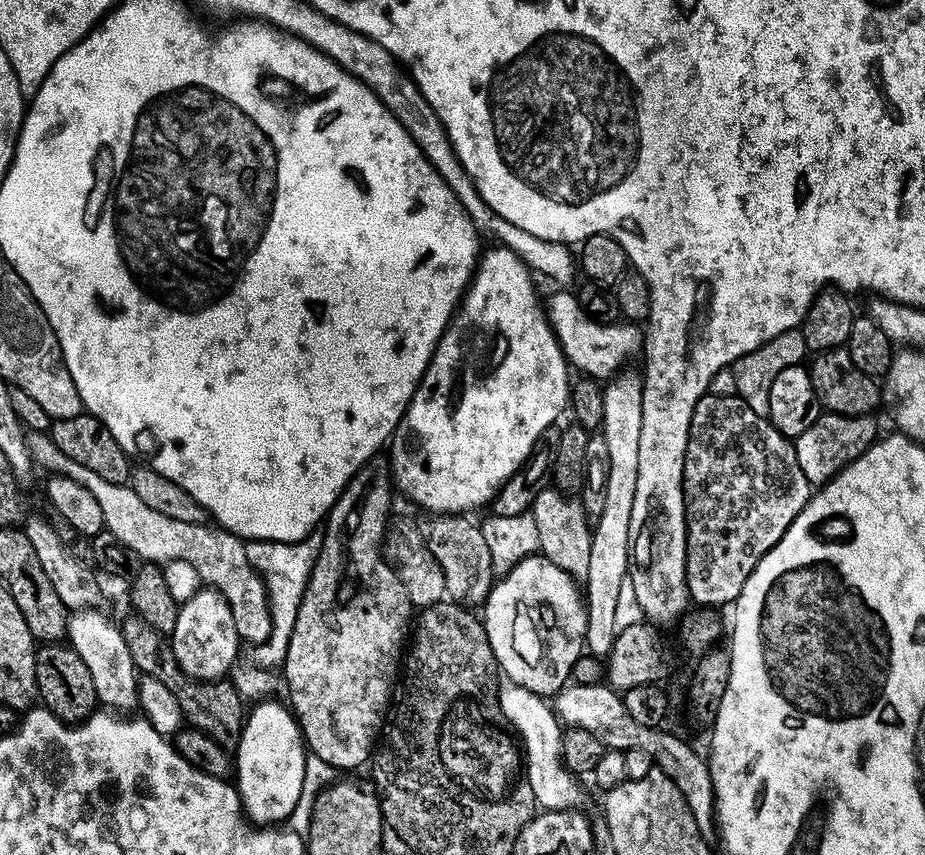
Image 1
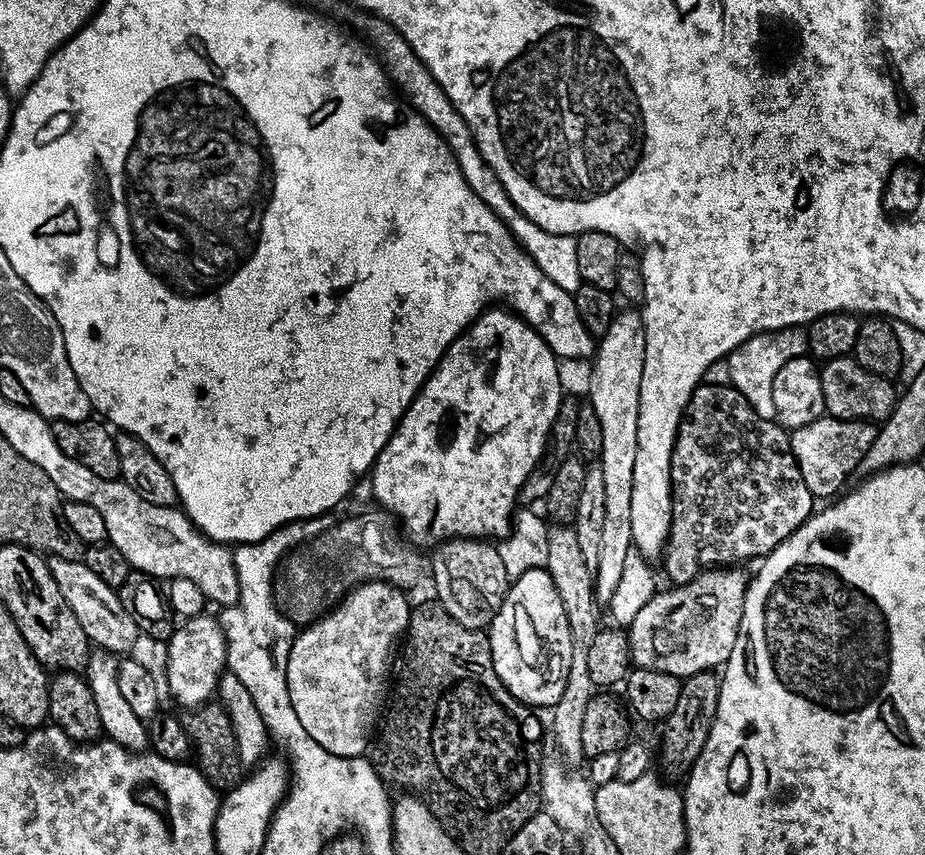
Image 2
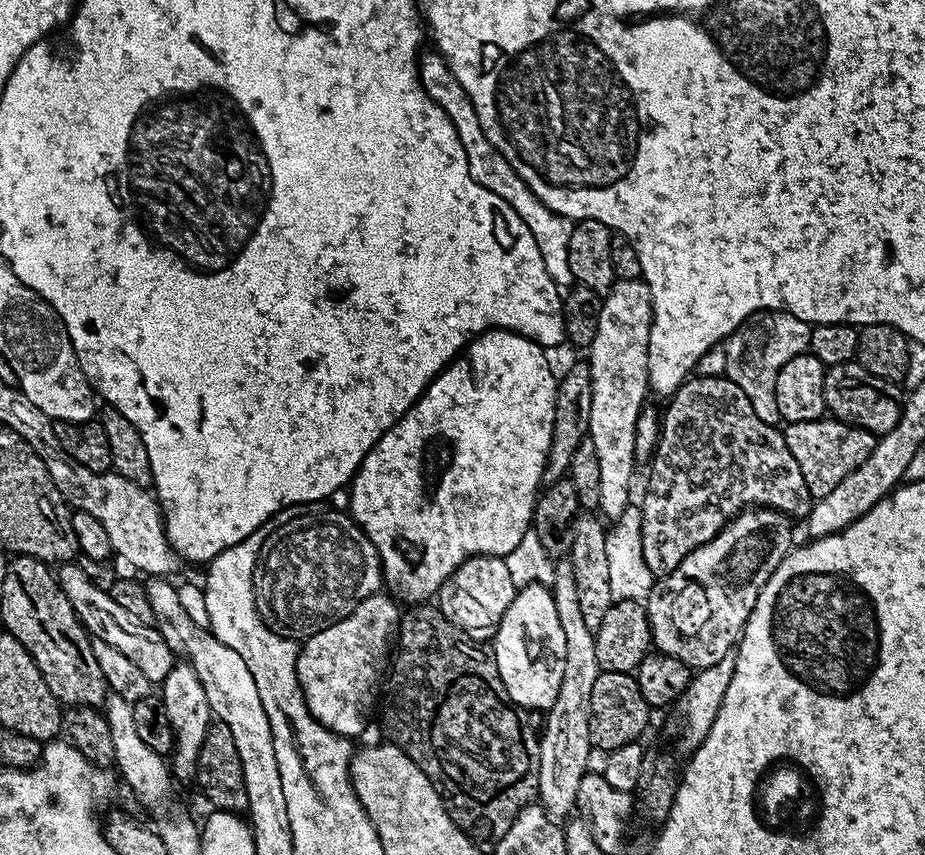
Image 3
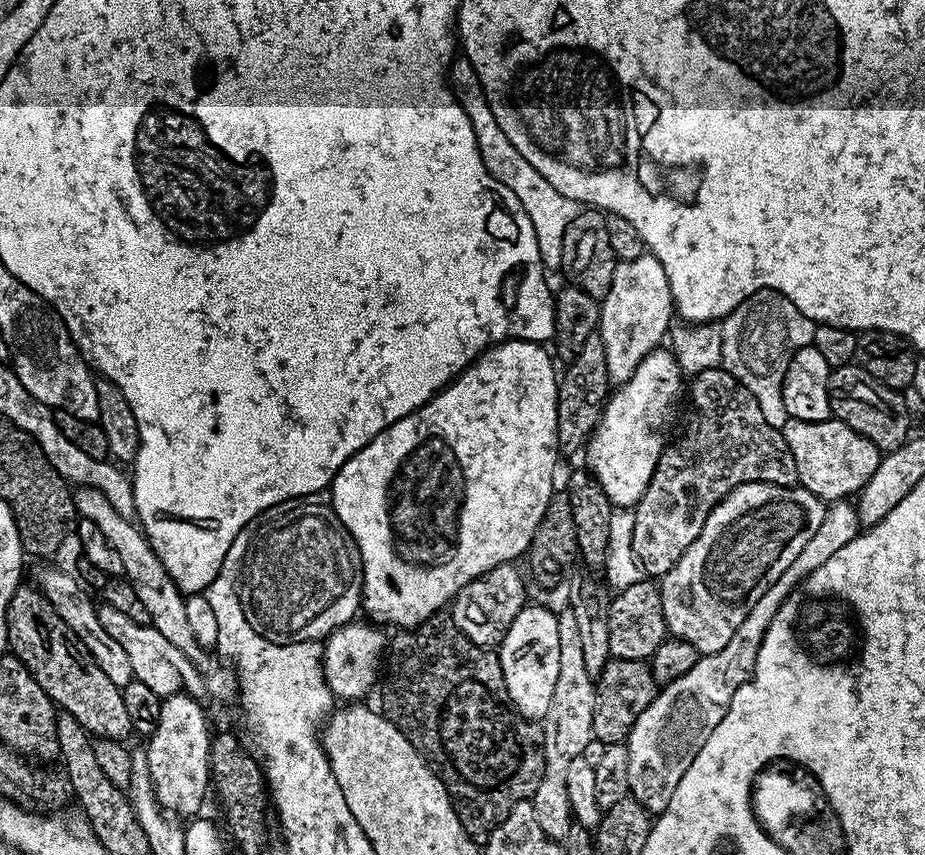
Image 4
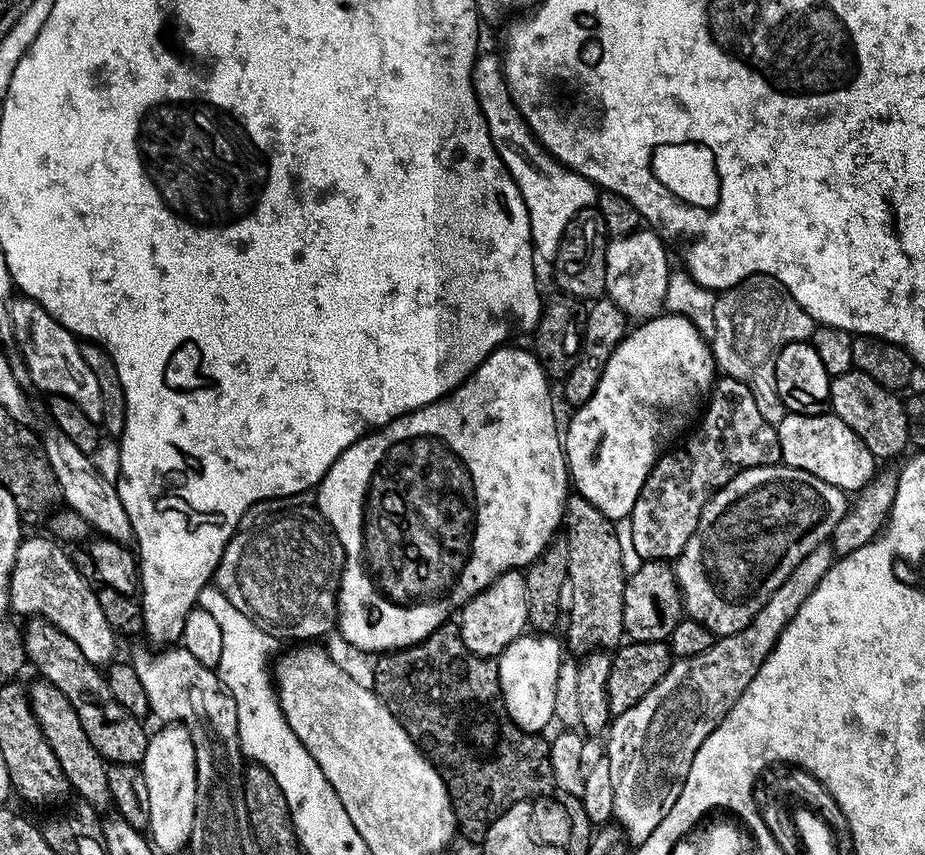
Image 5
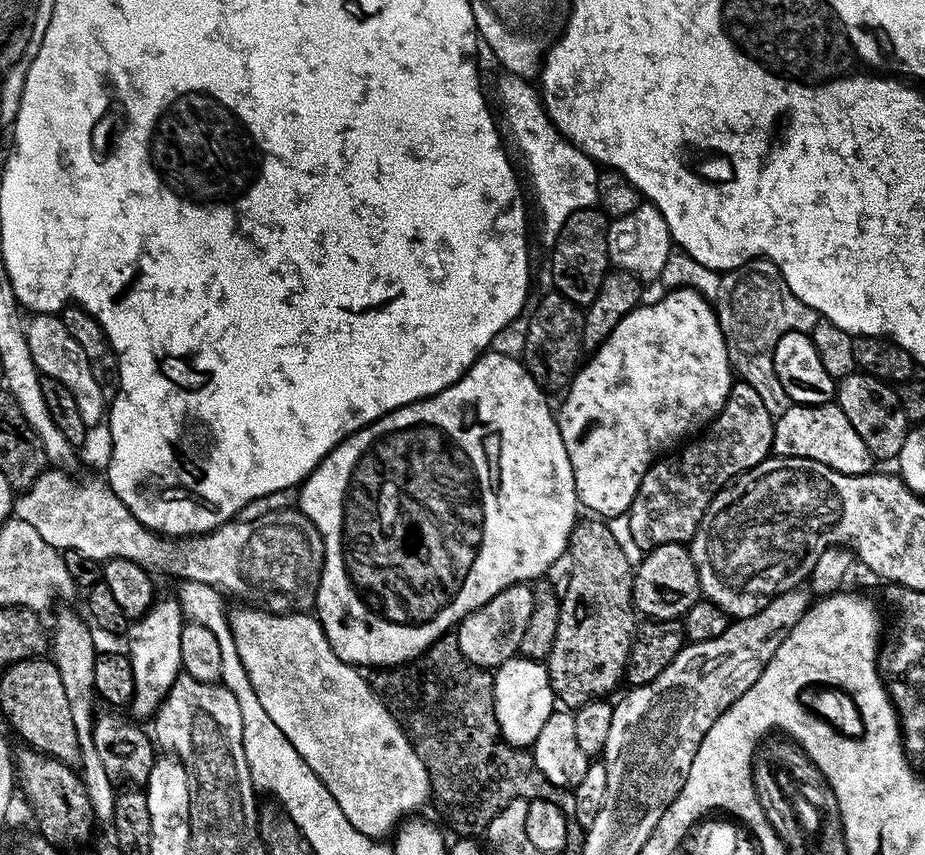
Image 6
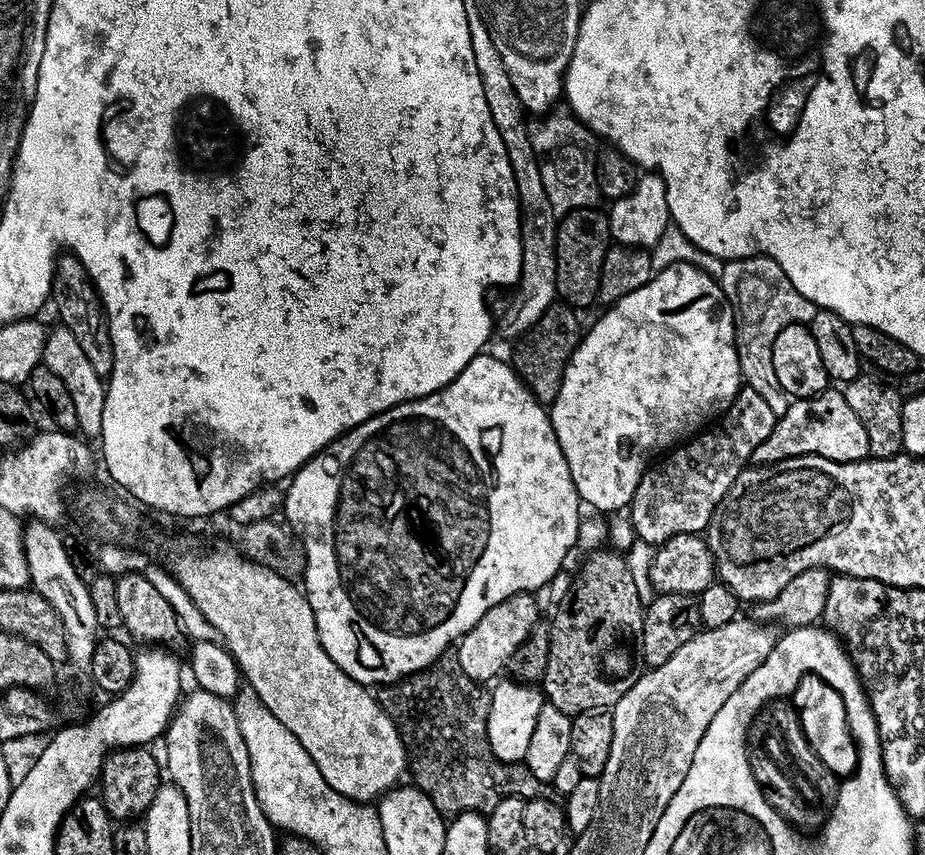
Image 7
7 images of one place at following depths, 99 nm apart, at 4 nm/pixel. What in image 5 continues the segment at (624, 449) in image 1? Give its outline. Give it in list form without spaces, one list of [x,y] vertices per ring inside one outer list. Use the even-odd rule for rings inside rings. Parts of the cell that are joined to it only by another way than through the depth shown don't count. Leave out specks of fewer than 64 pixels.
[[[637,230],[625,236],[613,236],[609,239],[604,290],[607,299],[613,300],[629,321],[643,322],[661,315],[670,273],[667,250],[669,251],[665,241],[651,230]]]

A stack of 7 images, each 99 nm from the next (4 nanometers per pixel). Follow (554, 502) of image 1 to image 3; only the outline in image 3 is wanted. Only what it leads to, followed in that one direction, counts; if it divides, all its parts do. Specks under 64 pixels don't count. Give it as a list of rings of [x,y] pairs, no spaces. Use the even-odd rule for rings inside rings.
[[[560,558],[555,561],[556,573],[554,574],[552,597],[554,606],[558,606],[558,622],[562,622],[562,634],[566,634],[566,670],[562,670],[562,686],[558,686],[558,698],[554,706],[547,709],[548,721],[543,721],[542,735],[540,737],[540,777],[538,790],[540,791],[538,803],[544,807],[544,812],[551,820],[564,822],[573,815],[578,798],[578,786],[582,782],[585,772],[589,771],[588,755],[594,752],[590,742],[590,693],[594,691],[594,678],[598,678],[600,668],[595,653],[594,629],[586,626],[582,618],[582,609],[578,603],[578,589],[574,586],[574,570],[572,561]]]

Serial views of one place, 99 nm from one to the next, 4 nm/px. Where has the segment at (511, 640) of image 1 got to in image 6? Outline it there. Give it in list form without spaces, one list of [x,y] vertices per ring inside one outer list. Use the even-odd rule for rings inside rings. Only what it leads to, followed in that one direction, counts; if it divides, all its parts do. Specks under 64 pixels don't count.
[[[515,655],[494,672],[494,710],[498,718],[500,734],[504,741],[516,748],[528,748],[538,738],[546,718],[557,707],[556,695],[552,693],[547,667],[539,660],[527,660]]]

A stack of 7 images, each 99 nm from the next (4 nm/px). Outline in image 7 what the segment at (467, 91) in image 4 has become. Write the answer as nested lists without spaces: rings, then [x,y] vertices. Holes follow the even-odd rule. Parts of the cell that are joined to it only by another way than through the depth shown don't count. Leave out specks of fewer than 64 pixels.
[[[553,110],[543,118],[533,119],[529,123],[528,133],[540,160],[542,186],[546,186],[550,206],[558,214],[567,214],[579,208],[591,208],[601,199],[596,181],[598,144],[592,131],[577,116],[568,110],[560,111]]]

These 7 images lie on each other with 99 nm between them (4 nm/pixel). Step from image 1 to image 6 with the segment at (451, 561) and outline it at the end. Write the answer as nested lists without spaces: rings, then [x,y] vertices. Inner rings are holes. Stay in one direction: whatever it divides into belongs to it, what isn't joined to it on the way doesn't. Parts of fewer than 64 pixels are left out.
[[[531,583],[515,584],[502,590],[502,594],[494,594],[490,602],[466,614],[466,618],[456,625],[454,634],[458,638],[458,646],[462,654],[479,668],[489,670],[499,668],[519,653],[522,646],[522,634],[530,622],[530,614],[533,611],[534,594]]]

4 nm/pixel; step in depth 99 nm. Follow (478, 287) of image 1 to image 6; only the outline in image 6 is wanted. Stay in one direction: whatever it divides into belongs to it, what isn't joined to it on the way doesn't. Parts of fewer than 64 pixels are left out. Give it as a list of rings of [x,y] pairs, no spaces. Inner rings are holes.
[[[489,350],[485,352],[483,356],[477,358],[469,366],[467,372],[459,380],[456,380],[446,390],[442,390],[436,396],[429,396],[427,400],[419,400],[413,404],[402,406],[393,412],[388,412],[382,418],[375,420],[373,424],[368,424],[365,428],[359,428],[358,431],[347,436],[338,447],[330,450],[330,454],[326,454],[324,461],[307,476],[303,484],[299,485],[298,510],[303,516],[310,518],[310,522],[314,522],[314,526],[318,526],[318,530],[322,534],[322,542],[324,543],[324,565],[322,566],[322,578],[318,586],[314,612],[324,628],[324,633],[334,650],[334,654],[338,654],[338,658],[342,658],[342,662],[359,666],[361,669],[379,670],[381,668],[391,668],[397,664],[404,664],[408,660],[413,660],[414,657],[421,656],[439,636],[449,635],[455,629],[456,625],[466,618],[466,614],[470,614],[474,610],[481,608],[486,602],[490,602],[490,598],[494,598],[494,594],[502,594],[502,590],[506,590],[515,584],[535,582],[541,579],[547,573],[544,571],[559,556],[563,557],[568,551],[568,539],[572,537],[572,528],[578,519],[578,513],[576,513],[578,501],[576,498],[576,487],[574,486],[574,470],[570,466],[570,454],[566,454],[566,446],[562,442],[557,413],[554,411],[553,405],[552,408],[548,405],[549,397],[546,395],[544,389],[538,386],[538,382],[534,382],[534,378],[528,373],[528,367],[517,359],[517,357],[515,360],[514,357],[507,356],[504,352],[496,351]]]

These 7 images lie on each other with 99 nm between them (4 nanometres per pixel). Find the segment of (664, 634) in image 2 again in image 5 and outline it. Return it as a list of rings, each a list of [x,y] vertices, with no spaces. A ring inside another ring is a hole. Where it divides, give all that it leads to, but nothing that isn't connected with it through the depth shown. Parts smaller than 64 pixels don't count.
[[[783,462],[778,464],[759,464],[757,468],[740,469],[733,483],[721,488],[716,495],[708,499],[694,534],[686,542],[682,554],[676,557],[674,561],[676,585],[680,588],[680,595],[683,597],[683,611],[686,613],[687,619],[696,620],[706,630],[712,632],[712,635],[716,638],[738,634],[738,630],[750,626],[754,614],[758,614],[758,610],[762,610],[762,606],[774,594],[774,590],[778,590],[778,586],[782,586],[782,582],[786,582],[786,578],[790,578],[794,566],[798,566],[798,562],[802,562],[802,558],[806,558],[806,554],[810,554],[810,550],[814,550],[819,544],[825,543],[831,537],[834,526],[838,526],[840,519],[848,513],[849,507],[849,497],[841,488],[830,486],[830,482],[826,482],[806,470],[790,468]]]

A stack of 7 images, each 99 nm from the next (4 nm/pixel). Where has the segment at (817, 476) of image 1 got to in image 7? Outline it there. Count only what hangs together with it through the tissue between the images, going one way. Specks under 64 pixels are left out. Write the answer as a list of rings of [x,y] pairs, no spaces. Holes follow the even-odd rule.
[[[825,390],[819,396],[796,398],[791,401],[784,416],[779,417],[772,433],[776,435],[774,444],[762,442],[750,457],[756,466],[775,464],[772,454],[780,454],[786,450],[786,458],[795,456],[821,456],[827,460],[862,460],[868,456],[868,439],[866,426],[850,410],[850,402],[846,402],[843,391]]]

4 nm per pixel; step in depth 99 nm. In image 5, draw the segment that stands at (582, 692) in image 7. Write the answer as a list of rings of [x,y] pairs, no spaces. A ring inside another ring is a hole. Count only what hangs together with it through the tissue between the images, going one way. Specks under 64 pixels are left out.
[[[579,494],[569,495],[565,506],[564,515],[566,517],[566,528],[568,524],[568,533],[566,539],[568,541],[568,583],[567,588],[573,591],[572,608],[566,612],[566,624],[568,620],[568,640],[576,648],[584,648],[583,650],[612,650],[617,647],[625,639],[623,628],[623,590],[626,579],[624,571],[624,563],[622,563],[622,550],[618,546],[618,538],[616,537],[616,524],[610,518],[606,518],[606,514],[602,514],[602,510],[598,510],[598,506],[594,506],[594,502],[586,502],[586,498],[582,498]]]

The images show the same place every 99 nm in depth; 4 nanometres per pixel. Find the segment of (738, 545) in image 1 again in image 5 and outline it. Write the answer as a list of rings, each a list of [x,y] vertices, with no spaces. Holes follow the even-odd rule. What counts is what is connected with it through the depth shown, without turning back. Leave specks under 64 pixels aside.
[[[717,379],[707,397],[703,412],[699,417],[700,429],[689,438],[688,445],[670,453],[669,456],[662,457],[653,466],[652,473],[643,477],[644,485],[638,502],[634,502],[634,510],[630,517],[634,550],[638,550],[641,561],[675,561],[676,557],[682,554],[688,539],[694,534],[708,499],[716,495],[721,488],[733,483],[740,469],[757,468],[759,464],[781,463],[776,429],[766,422],[766,418],[762,418],[761,412],[758,411],[758,402],[754,402],[754,394],[750,394],[748,387],[740,380]]]

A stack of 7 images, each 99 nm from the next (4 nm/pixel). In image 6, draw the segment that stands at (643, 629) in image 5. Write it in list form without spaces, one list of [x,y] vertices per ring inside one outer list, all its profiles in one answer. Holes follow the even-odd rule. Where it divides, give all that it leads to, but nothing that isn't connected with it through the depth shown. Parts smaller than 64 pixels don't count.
[[[664,543],[662,546],[649,549],[635,567],[632,579],[632,605],[645,619],[681,619],[701,598],[700,579],[687,545]]]

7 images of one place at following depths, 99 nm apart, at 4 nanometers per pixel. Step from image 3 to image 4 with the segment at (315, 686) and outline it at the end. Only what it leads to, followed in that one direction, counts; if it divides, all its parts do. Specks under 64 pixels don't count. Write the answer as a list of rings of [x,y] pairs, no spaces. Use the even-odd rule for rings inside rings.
[[[353,622],[351,624],[343,624],[337,632],[332,633],[327,637],[324,644],[324,680],[328,684],[328,691],[333,697],[341,696],[341,701],[344,702],[360,702],[365,698],[364,695],[371,690],[372,687],[377,687],[378,677],[382,672],[382,661],[386,656],[386,636],[384,640],[385,629],[371,622]]]

